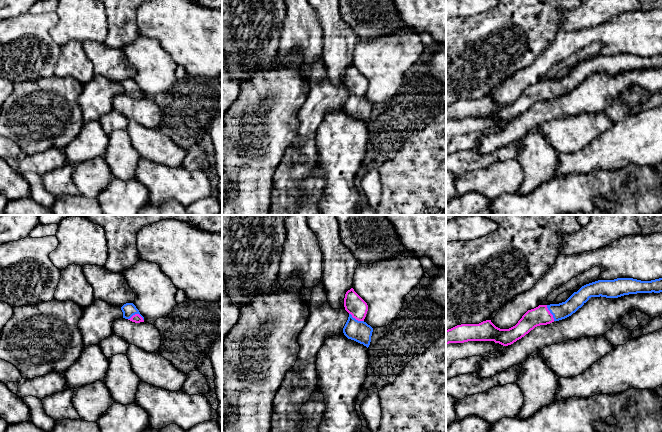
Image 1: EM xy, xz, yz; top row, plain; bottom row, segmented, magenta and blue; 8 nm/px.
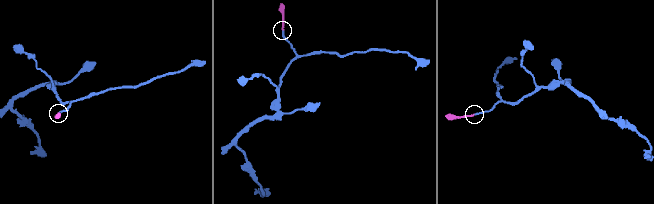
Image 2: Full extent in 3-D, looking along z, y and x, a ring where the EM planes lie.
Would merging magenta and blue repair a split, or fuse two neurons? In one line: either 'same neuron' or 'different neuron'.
same neuron

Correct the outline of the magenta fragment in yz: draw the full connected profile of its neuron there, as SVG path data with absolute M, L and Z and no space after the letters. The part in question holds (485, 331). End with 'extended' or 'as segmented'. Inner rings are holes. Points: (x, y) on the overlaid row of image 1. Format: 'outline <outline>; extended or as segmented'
outline M633 278L598 280L582 286L565 302L539 305L528 310L518 323L509 329L496 327L491 320L479 324L461 324L446 330L446 344L468 341L494 341L508 346L524 337L535 327L547 325L571 316L591 297L618 298L637 293L662 292L662 278L641 281Z; extended

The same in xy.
outline M126 303L121 307L123 318L128 319L135 323L144 322L144 317L140 314L139 310L133 303Z; extended

